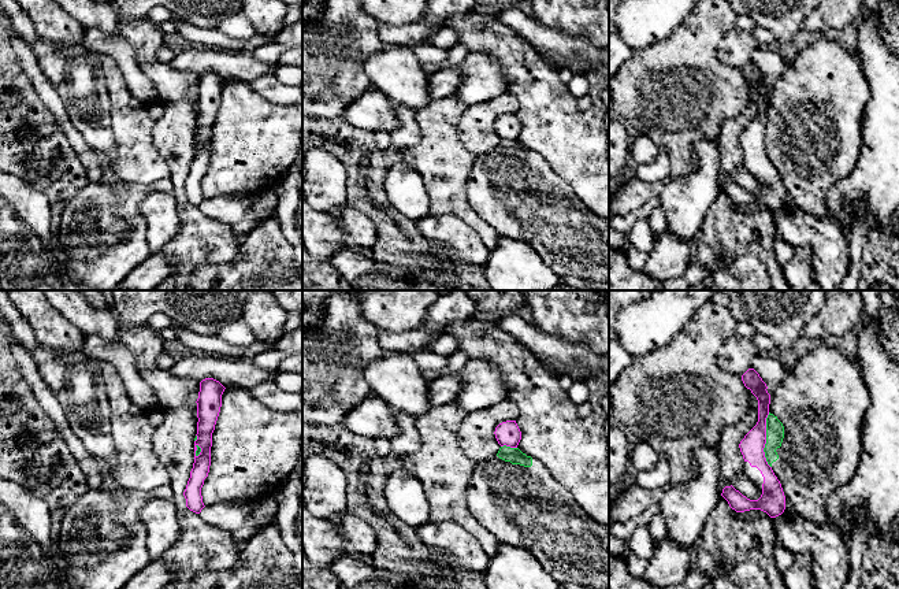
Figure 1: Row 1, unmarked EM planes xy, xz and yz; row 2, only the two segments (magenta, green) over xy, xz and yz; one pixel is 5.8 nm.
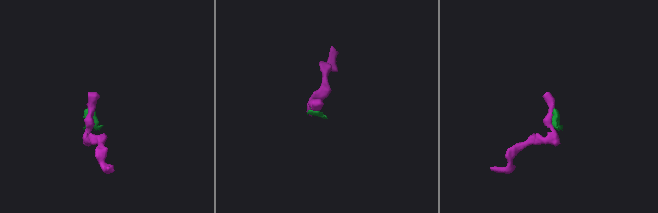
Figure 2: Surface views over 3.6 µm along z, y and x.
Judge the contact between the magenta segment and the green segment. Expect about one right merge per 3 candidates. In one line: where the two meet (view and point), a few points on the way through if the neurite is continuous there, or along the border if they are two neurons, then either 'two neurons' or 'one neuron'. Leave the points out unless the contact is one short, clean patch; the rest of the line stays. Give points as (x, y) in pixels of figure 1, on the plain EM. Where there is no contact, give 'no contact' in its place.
contact yz (765, 133); border yz (768, 106), (764, 149), (771, 160); two neurons

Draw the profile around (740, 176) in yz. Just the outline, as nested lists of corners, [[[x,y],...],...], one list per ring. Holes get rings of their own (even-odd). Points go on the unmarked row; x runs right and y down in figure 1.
[[[744,164],[732,173],[732,179],[750,193],[758,193],[762,188],[762,182],[748,173]]]

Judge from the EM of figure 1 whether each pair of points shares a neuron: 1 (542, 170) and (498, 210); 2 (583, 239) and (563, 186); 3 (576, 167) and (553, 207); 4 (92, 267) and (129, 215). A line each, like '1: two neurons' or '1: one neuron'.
1: one neuron
2: one neuron
3: two neurons
4: one neuron

